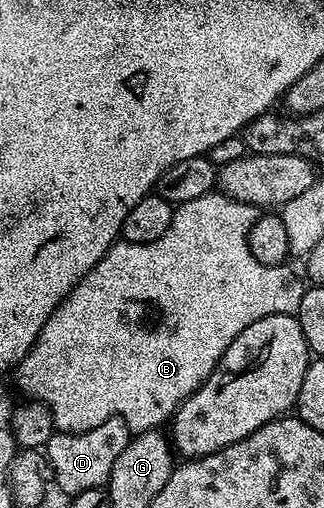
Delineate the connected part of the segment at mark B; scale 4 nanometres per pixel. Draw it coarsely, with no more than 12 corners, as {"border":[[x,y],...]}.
{"border":[[220,190],[117,239],[18,361],[59,432],[161,429],[307,285]]}

